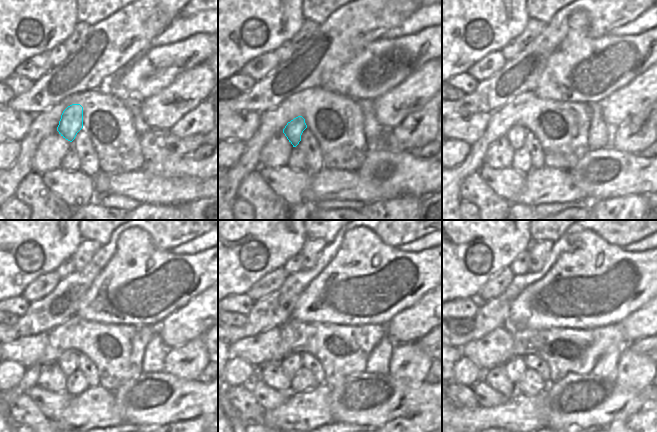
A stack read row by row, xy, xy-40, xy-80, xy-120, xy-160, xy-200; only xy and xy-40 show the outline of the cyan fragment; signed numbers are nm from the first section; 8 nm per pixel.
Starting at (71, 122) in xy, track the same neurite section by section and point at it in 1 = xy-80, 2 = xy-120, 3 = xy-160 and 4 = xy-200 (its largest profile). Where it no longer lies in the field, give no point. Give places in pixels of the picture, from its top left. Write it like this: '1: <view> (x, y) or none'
1: xy-80 (516, 136)
2: xy-120 (67, 362)
3: xy-160 (291, 363)
4: xy-200 (515, 368)

